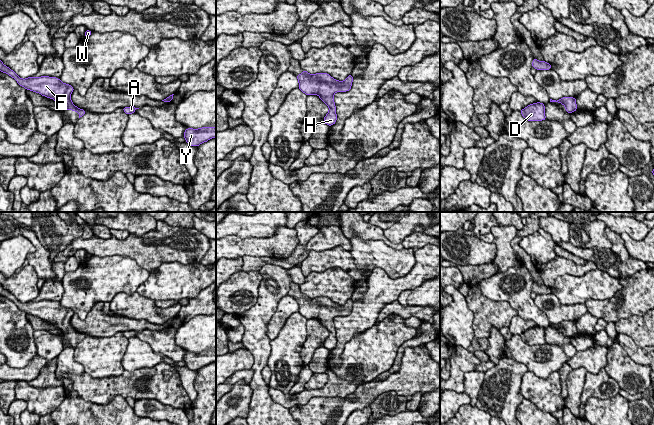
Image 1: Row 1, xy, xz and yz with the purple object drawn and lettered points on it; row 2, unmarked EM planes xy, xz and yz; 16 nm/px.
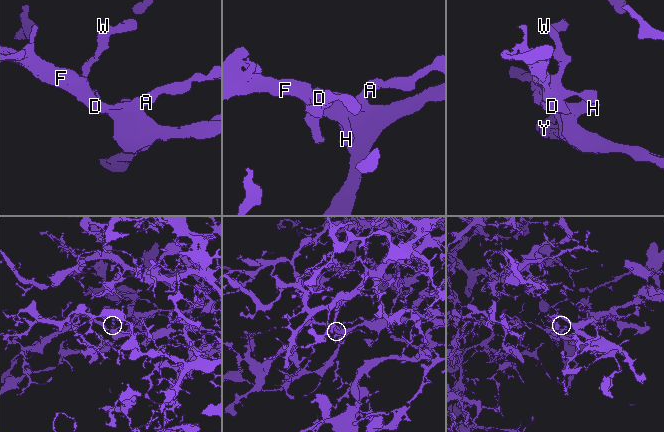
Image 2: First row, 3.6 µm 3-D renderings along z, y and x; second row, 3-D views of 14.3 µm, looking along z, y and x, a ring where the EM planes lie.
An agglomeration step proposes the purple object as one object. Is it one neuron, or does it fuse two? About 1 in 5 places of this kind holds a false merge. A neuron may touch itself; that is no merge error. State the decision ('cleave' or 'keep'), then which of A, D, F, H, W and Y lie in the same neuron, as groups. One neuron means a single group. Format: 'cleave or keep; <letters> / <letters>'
keep; A D F H W Y

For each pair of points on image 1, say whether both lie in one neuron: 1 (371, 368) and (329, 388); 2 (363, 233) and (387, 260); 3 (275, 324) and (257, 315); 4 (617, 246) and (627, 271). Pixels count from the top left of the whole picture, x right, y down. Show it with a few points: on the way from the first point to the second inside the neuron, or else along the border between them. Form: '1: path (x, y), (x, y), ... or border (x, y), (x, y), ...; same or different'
1: border (329, 369), (338, 377), (359, 384); different
2: border (349, 238), (356, 234), (390, 247); different
3: border (279, 300), (267, 324), (270, 339); different
4: path (621, 252), (627, 265); same

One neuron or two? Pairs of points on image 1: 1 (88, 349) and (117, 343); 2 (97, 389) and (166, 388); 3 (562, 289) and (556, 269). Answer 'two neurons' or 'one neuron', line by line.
1: one neuron
2: one neuron
3: two neurons

